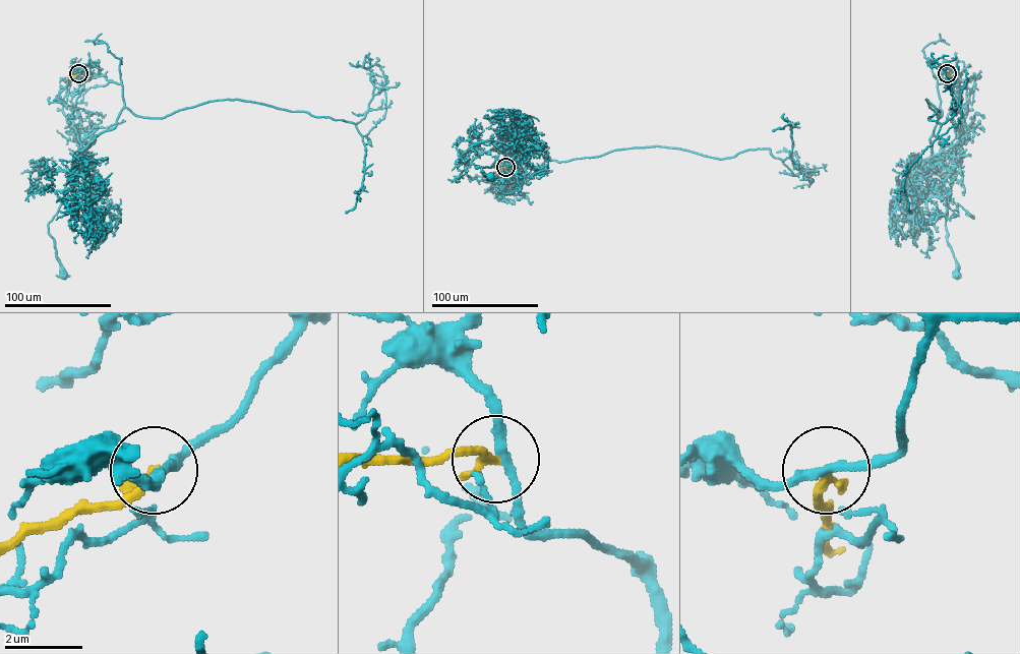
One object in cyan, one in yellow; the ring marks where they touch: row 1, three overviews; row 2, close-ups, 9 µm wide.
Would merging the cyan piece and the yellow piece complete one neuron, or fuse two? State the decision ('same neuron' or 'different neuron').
same neuron

